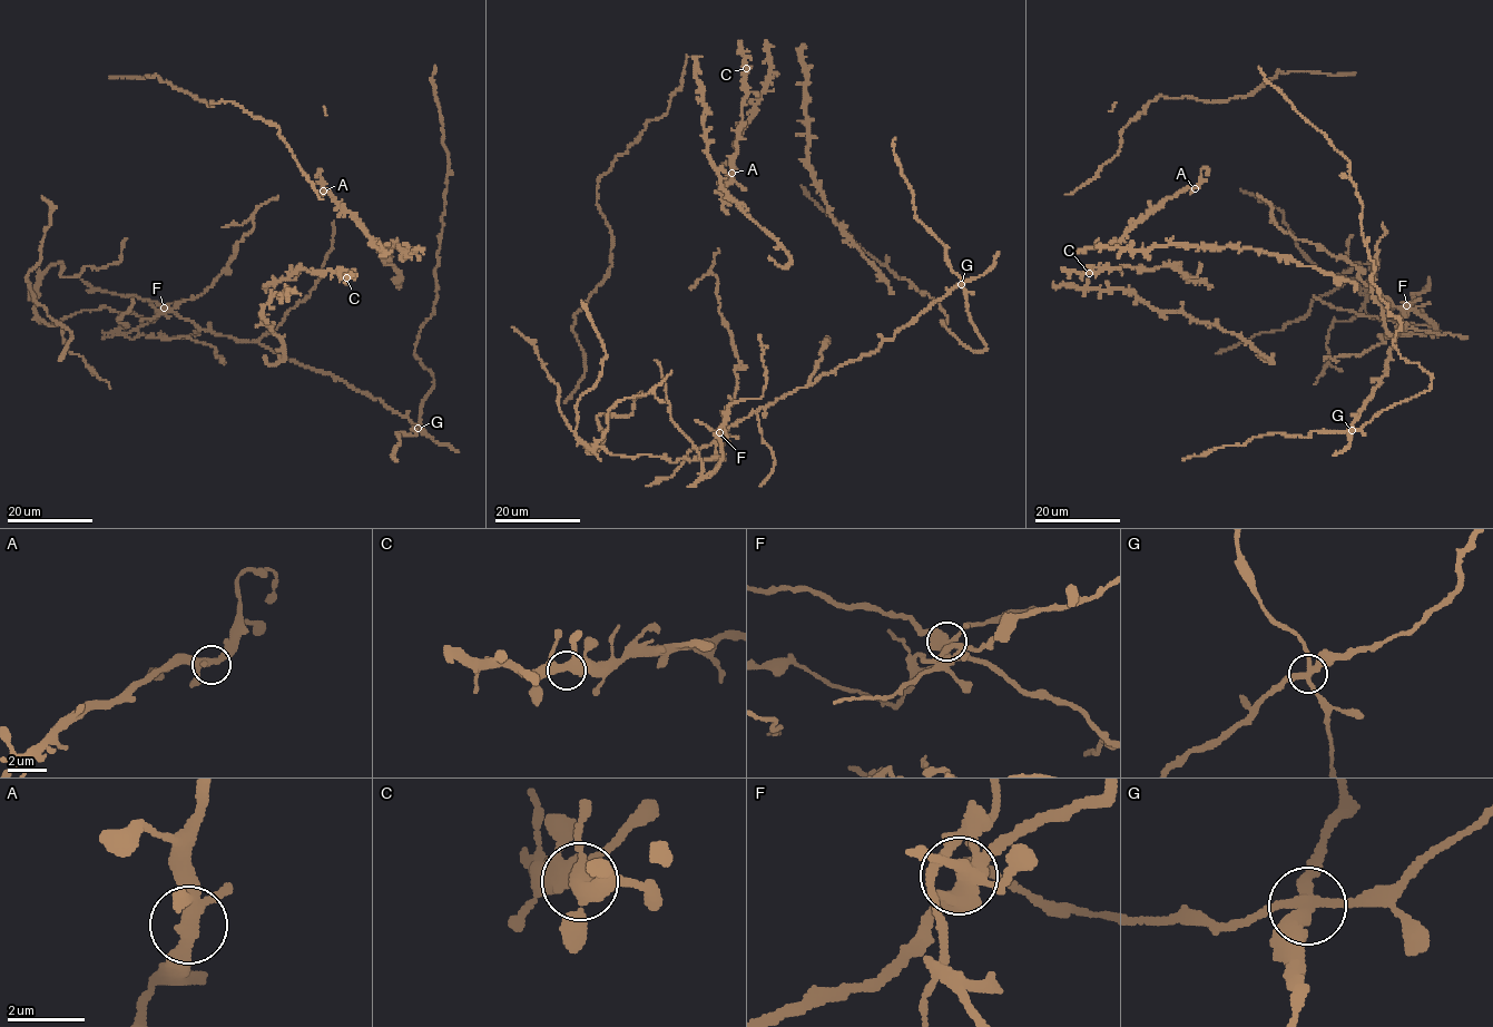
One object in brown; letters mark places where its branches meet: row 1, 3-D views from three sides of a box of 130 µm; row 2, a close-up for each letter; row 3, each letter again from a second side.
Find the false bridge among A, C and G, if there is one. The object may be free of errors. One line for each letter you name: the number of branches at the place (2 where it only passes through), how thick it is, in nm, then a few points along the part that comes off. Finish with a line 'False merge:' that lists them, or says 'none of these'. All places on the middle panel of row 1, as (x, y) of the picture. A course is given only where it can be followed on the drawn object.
G: Branches: 4. Thickness 320 nm. Course of the part to remove: (962, 284), (874, 352), (724, 429), (723, 455), (695, 461), (587, 448), (536, 346), (512, 328)
False merge: G

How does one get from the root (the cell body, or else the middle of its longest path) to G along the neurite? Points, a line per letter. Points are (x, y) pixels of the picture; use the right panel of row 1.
G: (1395, 318), (1402, 325), (1393, 345), (1404, 359), (1431, 374), (1431, 387), (1352, 430)

